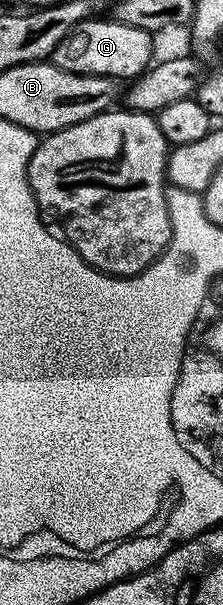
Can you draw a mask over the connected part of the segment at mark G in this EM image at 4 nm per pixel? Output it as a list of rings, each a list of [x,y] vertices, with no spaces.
[[[96,16],[79,22],[61,44],[57,44],[53,61],[57,68],[74,74],[96,74],[102,78],[134,80],[150,67],[153,52],[152,31],[121,24],[107,16]]]

